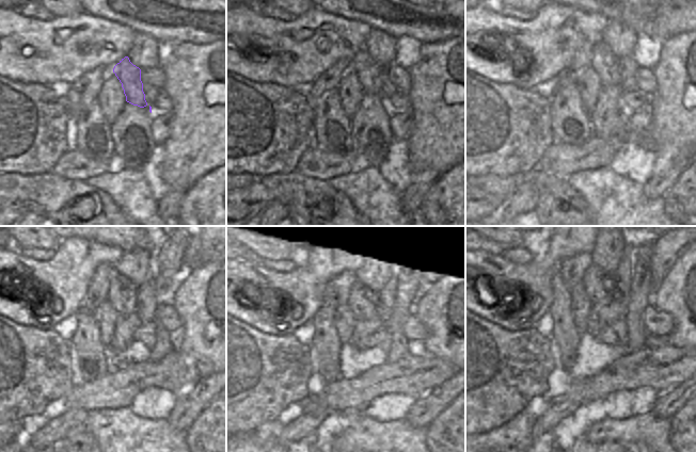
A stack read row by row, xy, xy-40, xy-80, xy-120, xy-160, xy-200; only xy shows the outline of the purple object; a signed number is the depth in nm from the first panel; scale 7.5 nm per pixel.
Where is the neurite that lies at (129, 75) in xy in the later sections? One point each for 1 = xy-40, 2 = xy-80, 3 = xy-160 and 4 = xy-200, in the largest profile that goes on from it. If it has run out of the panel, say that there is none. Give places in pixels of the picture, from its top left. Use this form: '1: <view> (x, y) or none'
1: xy-40 (367, 70)
2: xy-80 (604, 63)
3: xy-160 (362, 301)
4: xy-200 (600, 287)

